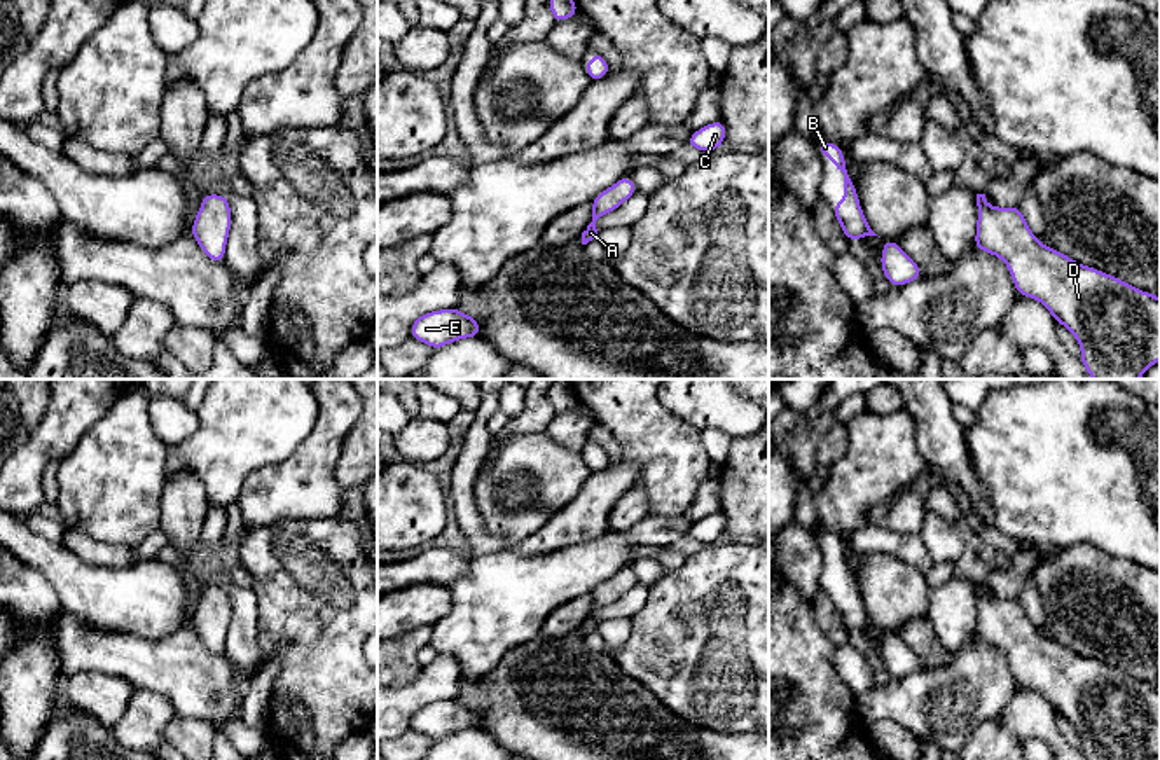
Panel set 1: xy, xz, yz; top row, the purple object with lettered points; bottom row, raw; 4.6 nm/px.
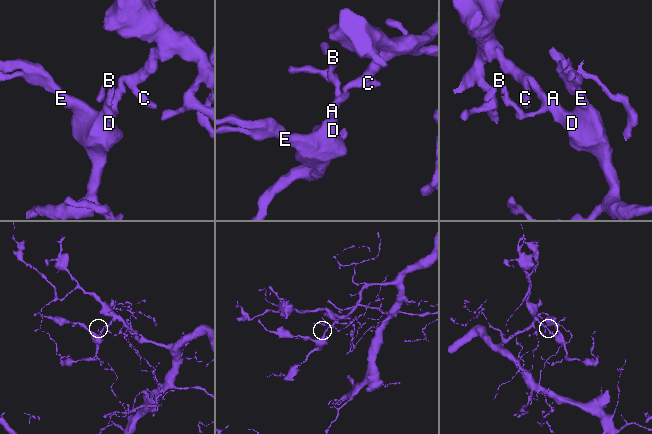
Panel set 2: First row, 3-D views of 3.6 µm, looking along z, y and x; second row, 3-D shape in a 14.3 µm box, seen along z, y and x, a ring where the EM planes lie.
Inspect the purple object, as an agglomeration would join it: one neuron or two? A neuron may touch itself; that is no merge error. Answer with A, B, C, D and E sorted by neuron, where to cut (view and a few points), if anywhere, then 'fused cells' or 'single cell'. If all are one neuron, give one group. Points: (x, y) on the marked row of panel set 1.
groups A B C D E; cut none; single cell

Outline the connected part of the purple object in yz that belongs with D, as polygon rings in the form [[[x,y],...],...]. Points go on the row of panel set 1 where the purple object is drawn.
[[[977,194],[978,220],[973,246],[1006,262],[1018,295],[1039,301],[1067,327],[1081,346],[1081,363],[1094,379],[1139,379],[1160,360],[1160,299],[1130,287],[1116,276],[1087,267],[1052,246],[1041,245],[1031,232],[1022,210],[989,206]]]

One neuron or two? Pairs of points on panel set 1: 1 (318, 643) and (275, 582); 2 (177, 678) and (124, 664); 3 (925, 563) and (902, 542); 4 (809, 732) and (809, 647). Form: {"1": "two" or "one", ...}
{"1": "one", "2": "one", "3": "one", "4": "one"}

